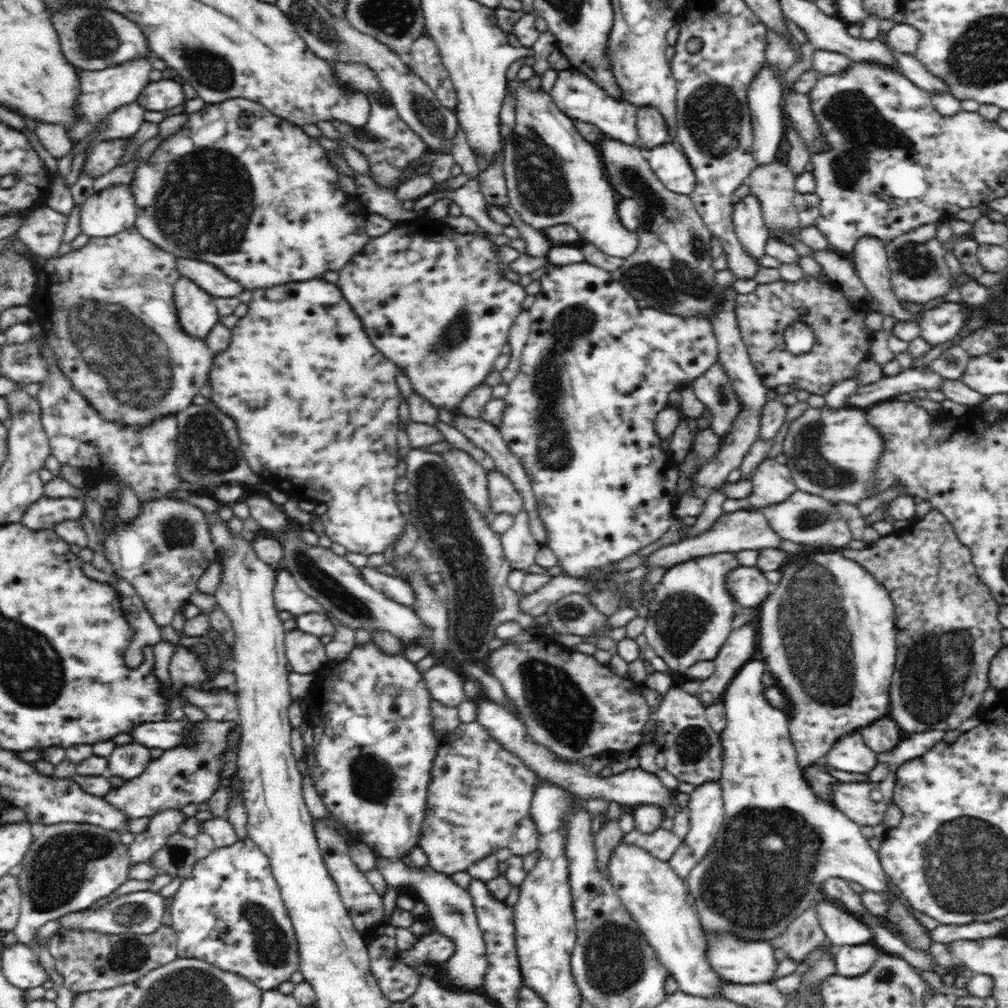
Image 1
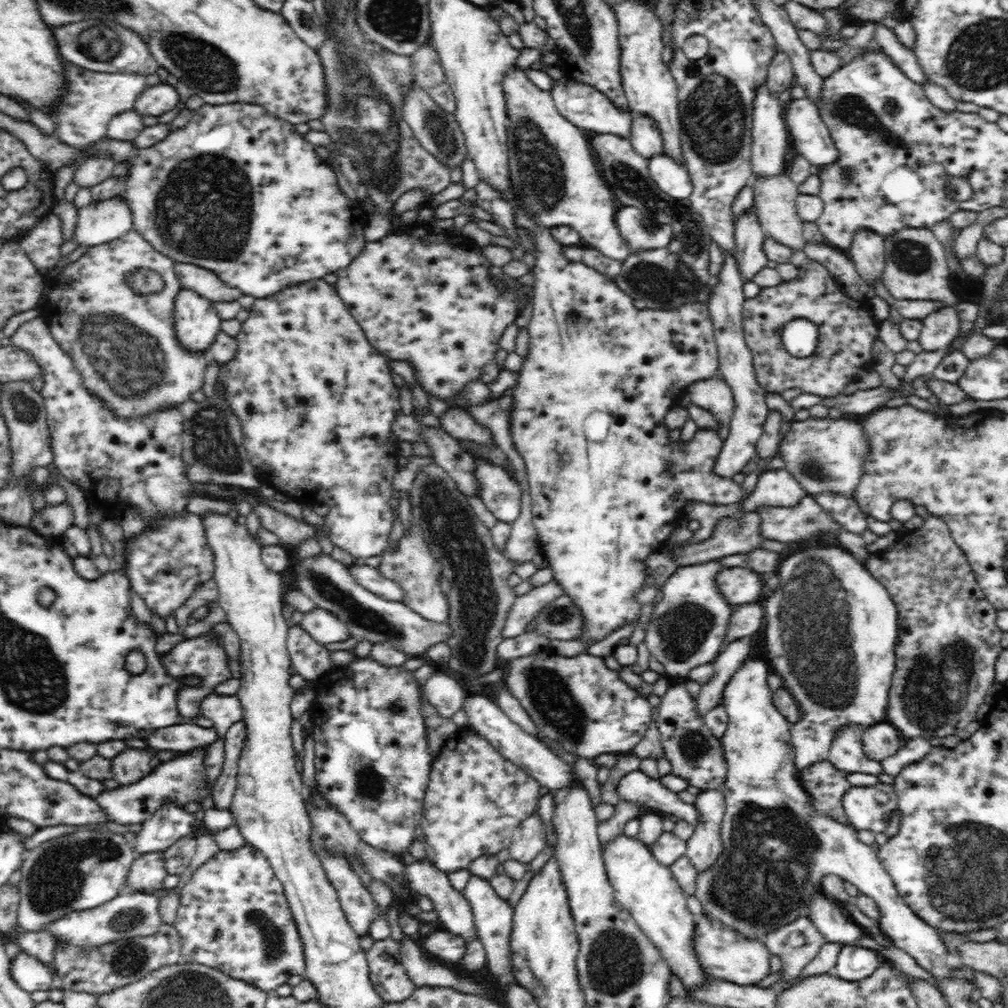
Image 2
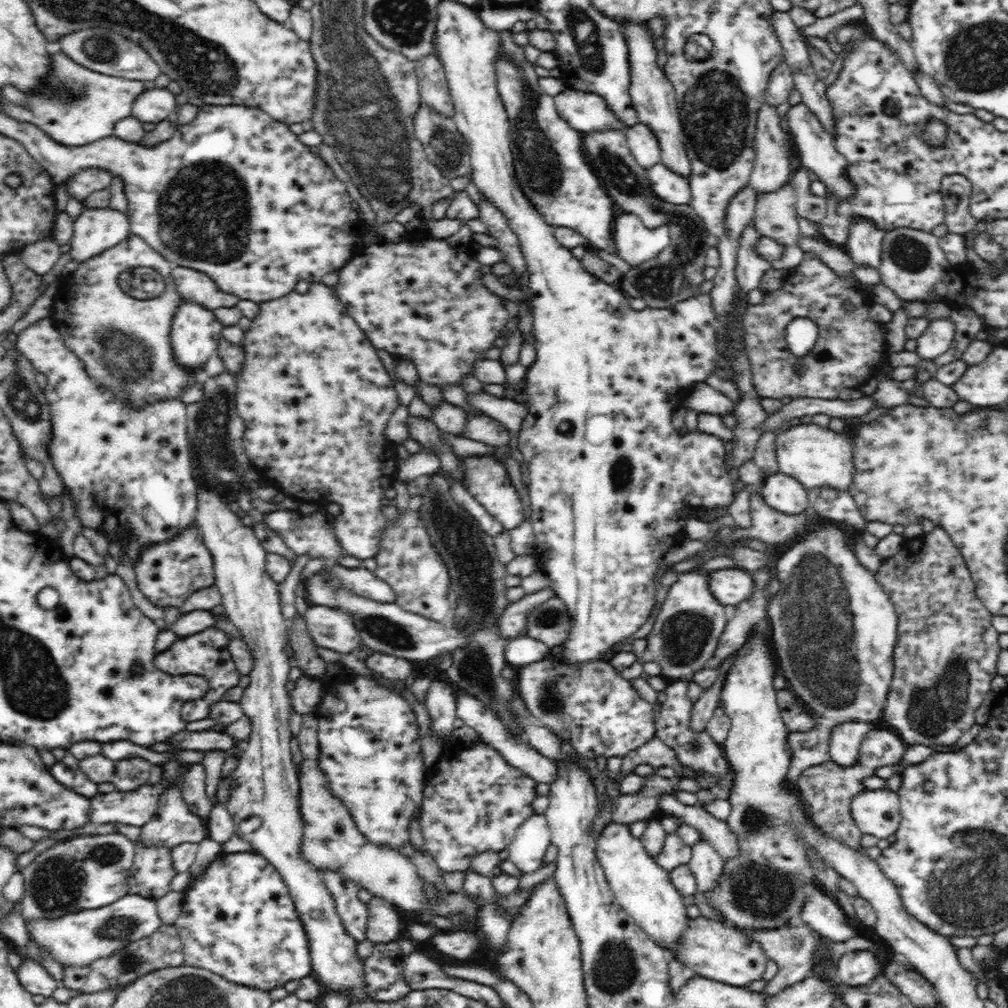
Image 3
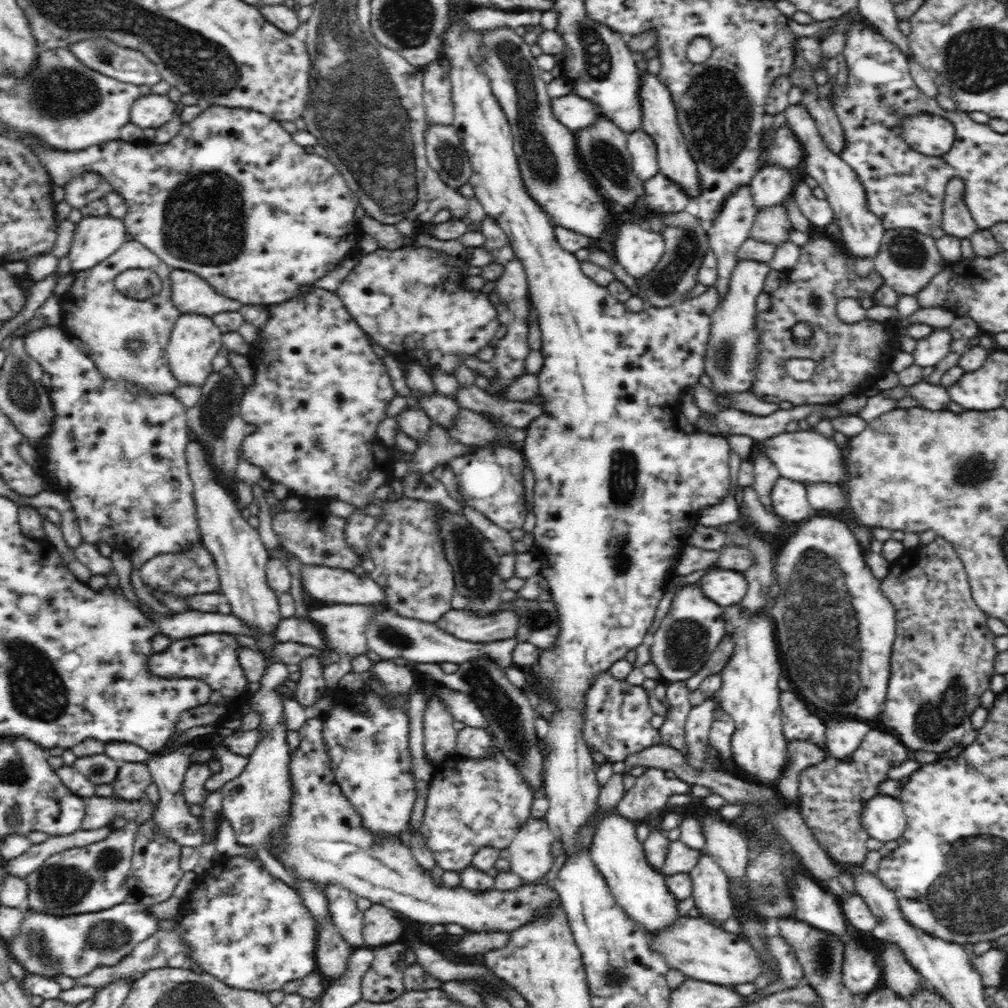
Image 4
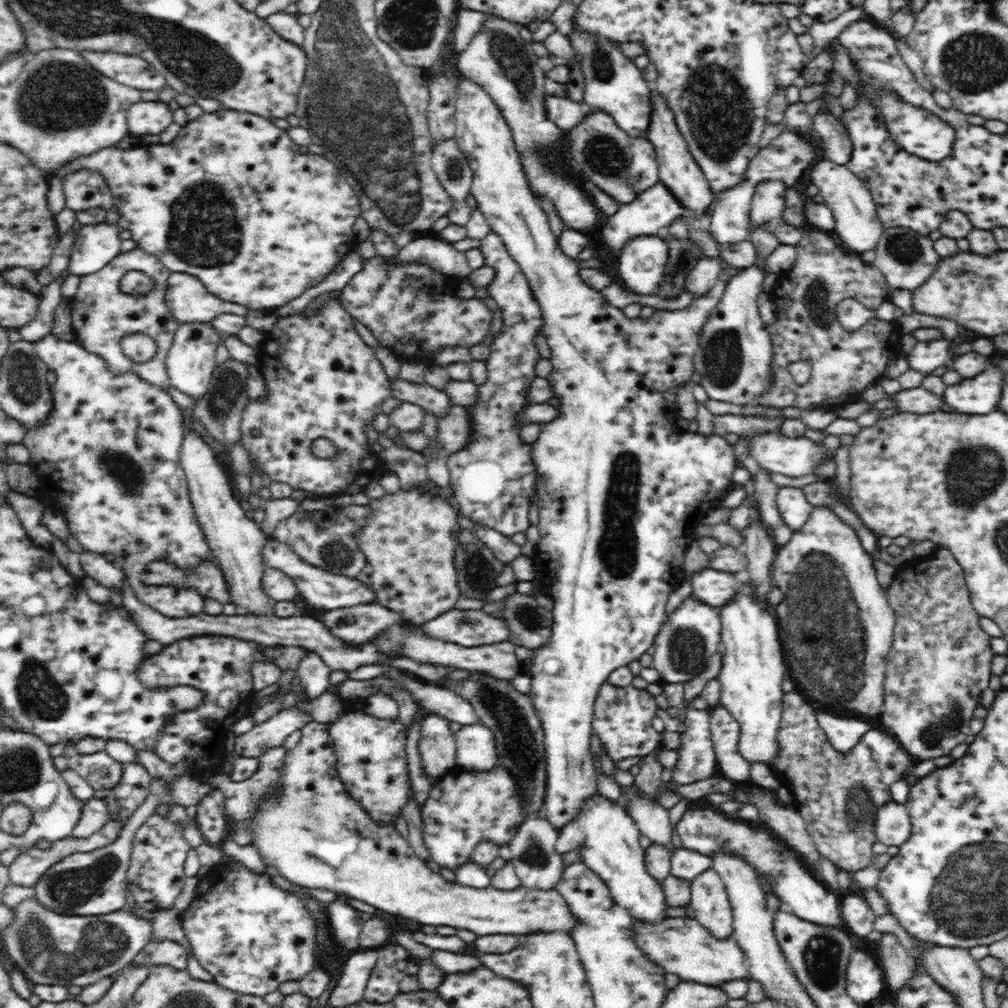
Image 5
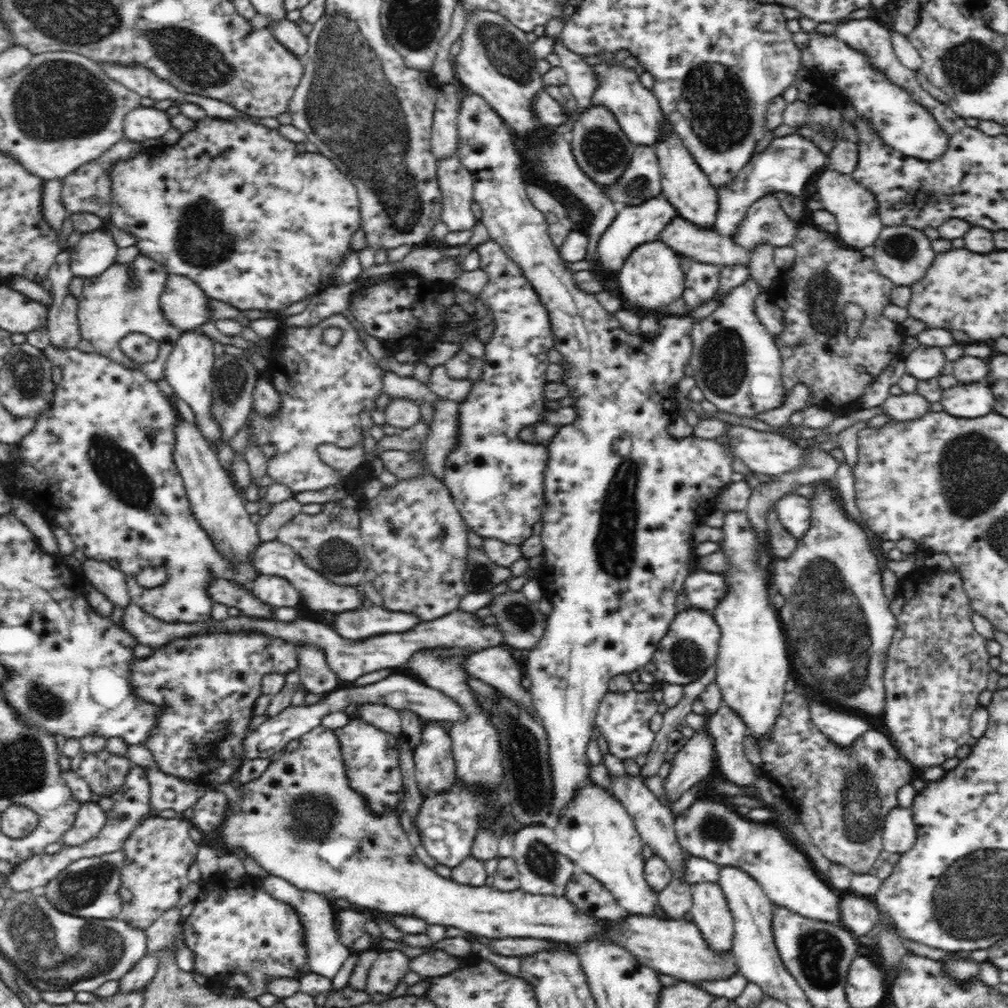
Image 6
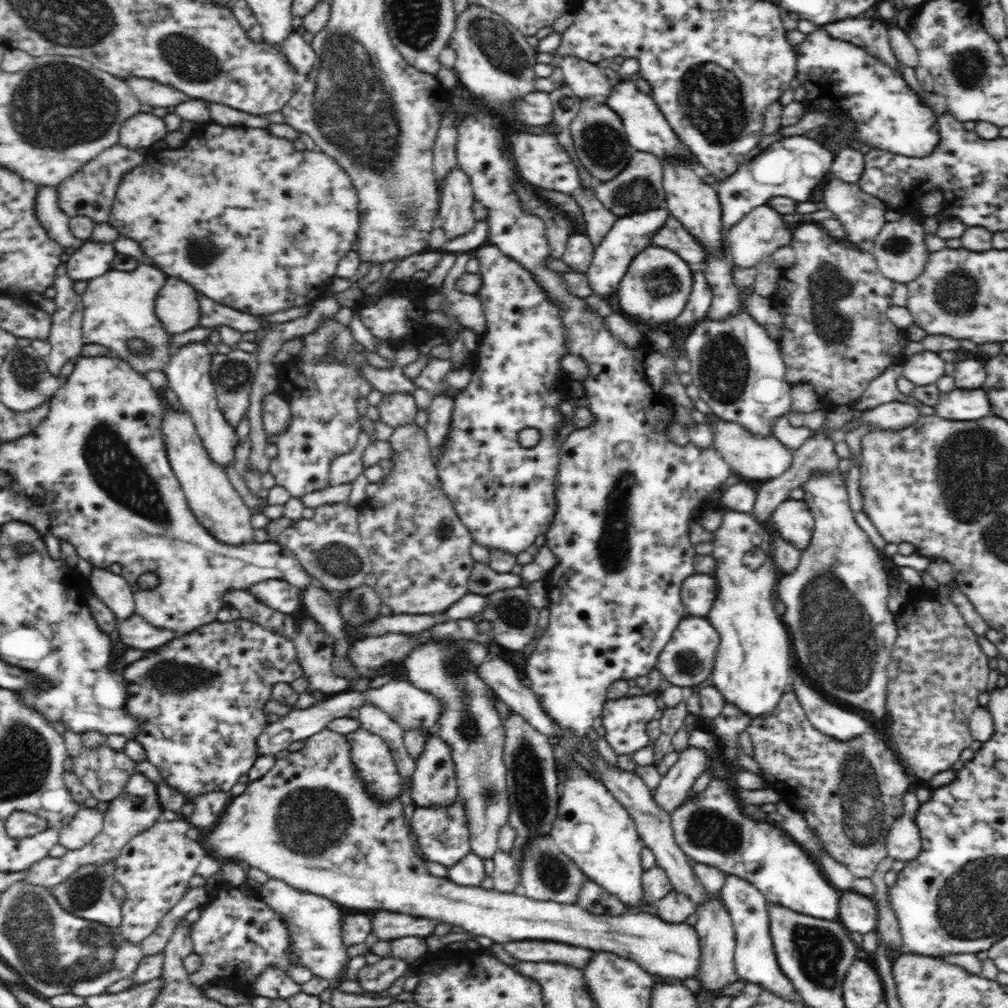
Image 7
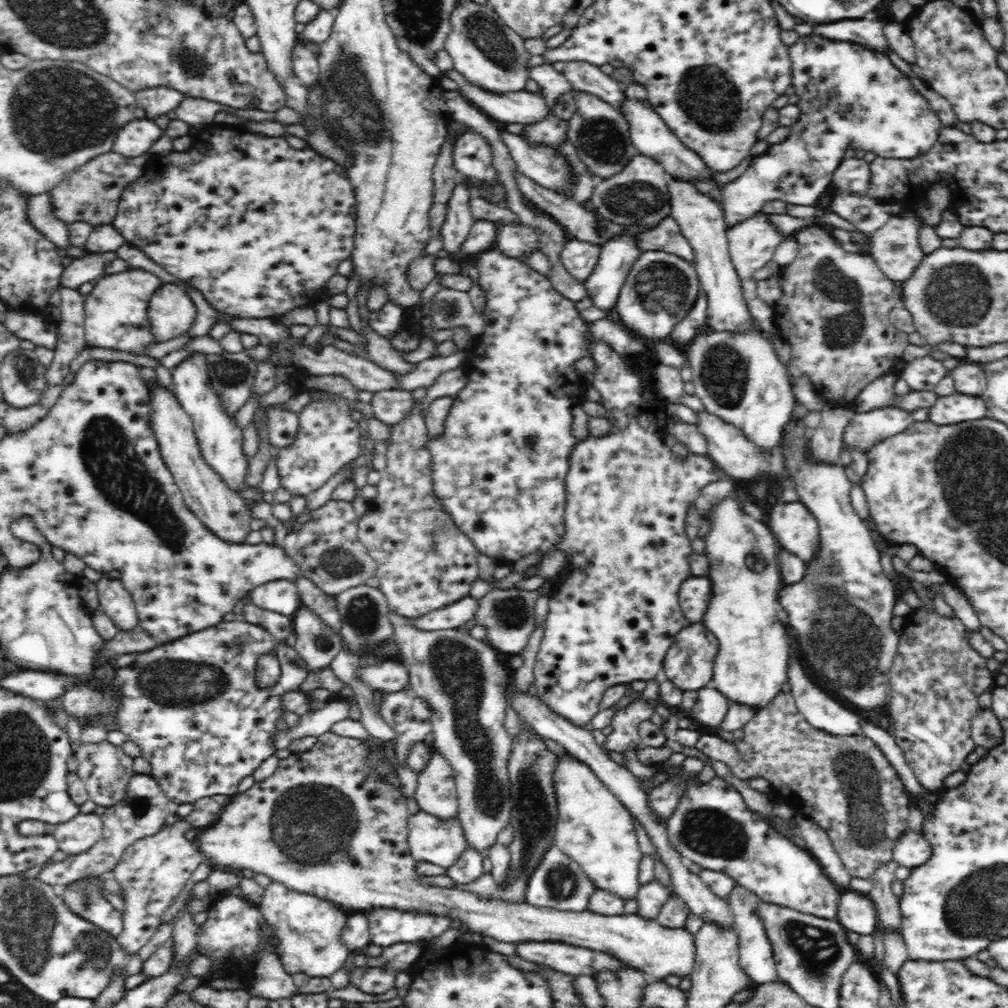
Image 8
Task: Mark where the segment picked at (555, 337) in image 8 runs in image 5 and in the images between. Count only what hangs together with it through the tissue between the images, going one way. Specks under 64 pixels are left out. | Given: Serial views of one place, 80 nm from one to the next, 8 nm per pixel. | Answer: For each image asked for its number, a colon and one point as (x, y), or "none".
5: (493, 478)
6: (496, 480)
7: (504, 493)

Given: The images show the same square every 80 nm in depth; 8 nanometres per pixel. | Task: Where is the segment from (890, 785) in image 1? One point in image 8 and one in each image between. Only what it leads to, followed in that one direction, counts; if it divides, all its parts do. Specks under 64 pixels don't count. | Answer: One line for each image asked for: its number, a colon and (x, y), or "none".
2: (868, 808)
3: (877, 812)
4: (883, 817)
5: (892, 826)
6: (899, 831)
7: (904, 843)
8: (911, 849)

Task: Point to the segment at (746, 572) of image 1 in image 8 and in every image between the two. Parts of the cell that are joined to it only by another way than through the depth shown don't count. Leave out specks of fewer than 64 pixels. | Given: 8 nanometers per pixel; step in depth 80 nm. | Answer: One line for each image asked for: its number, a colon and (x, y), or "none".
2: (739, 585)
3: (730, 586)
4: (724, 587)
5: (715, 588)
6: (704, 590)
7: (698, 592)
8: (695, 593)

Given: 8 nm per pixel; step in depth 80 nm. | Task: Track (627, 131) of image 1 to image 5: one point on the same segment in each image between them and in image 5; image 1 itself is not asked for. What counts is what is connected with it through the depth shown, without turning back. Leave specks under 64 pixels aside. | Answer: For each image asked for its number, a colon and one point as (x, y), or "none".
2: (583, 105)
3: (586, 112)
4: (574, 112)
5: (564, 112)

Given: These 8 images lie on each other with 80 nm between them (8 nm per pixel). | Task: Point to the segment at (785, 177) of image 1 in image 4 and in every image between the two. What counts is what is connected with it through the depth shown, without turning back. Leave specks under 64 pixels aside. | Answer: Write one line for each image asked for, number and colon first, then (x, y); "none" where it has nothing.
2: (774, 196)
3: (775, 214)
4: (771, 225)

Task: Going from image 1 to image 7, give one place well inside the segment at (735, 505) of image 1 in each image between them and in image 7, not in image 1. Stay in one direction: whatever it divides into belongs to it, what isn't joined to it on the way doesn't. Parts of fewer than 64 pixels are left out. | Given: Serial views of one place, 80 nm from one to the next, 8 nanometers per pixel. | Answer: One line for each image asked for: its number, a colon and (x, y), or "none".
2: (778, 487)
3: (783, 493)
4: (789, 498)
5: (794, 508)
6: (794, 512)
7: (794, 522)

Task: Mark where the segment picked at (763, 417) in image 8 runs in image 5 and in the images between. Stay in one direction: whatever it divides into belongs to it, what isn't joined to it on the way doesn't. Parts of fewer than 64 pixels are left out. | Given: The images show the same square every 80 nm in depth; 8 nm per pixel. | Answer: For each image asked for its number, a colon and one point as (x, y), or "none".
5: (734, 361)
6: (736, 363)
7: (737, 367)

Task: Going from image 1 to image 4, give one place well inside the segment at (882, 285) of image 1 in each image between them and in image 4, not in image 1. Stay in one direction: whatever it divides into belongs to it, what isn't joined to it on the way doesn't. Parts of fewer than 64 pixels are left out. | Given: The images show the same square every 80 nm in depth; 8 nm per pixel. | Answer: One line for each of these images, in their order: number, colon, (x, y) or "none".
2: (867, 252)
3: (864, 245)
4: (862, 232)

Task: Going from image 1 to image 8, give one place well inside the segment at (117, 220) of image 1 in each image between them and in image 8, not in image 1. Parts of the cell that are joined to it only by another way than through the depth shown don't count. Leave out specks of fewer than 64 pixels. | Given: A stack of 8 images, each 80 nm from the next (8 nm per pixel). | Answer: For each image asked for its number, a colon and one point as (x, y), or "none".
2: (101, 222)
3: (96, 230)
4: (96, 237)
5: (96, 245)
6: (96, 252)
7: (92, 260)
8: (90, 268)

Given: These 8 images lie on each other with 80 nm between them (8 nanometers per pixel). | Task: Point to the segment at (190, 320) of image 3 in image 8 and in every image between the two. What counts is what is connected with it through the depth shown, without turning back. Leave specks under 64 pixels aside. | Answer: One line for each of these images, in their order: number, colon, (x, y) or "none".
4: (195, 339)
5: (190, 363)
6: (188, 369)
7: (188, 371)
8: (220, 438)

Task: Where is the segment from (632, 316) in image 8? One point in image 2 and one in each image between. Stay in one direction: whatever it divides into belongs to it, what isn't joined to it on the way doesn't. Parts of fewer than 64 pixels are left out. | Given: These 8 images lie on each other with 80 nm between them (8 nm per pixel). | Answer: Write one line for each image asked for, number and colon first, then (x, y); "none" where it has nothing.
2: (629, 221)
3: (636, 244)
4: (639, 250)
5: (643, 262)
6: (653, 277)
7: (655, 290)

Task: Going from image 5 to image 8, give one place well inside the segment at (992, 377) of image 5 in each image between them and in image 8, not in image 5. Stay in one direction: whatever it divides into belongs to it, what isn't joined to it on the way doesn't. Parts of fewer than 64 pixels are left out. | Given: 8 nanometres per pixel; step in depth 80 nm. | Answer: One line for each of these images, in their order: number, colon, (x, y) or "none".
6: (973, 400)
7: (959, 404)
8: (954, 408)

